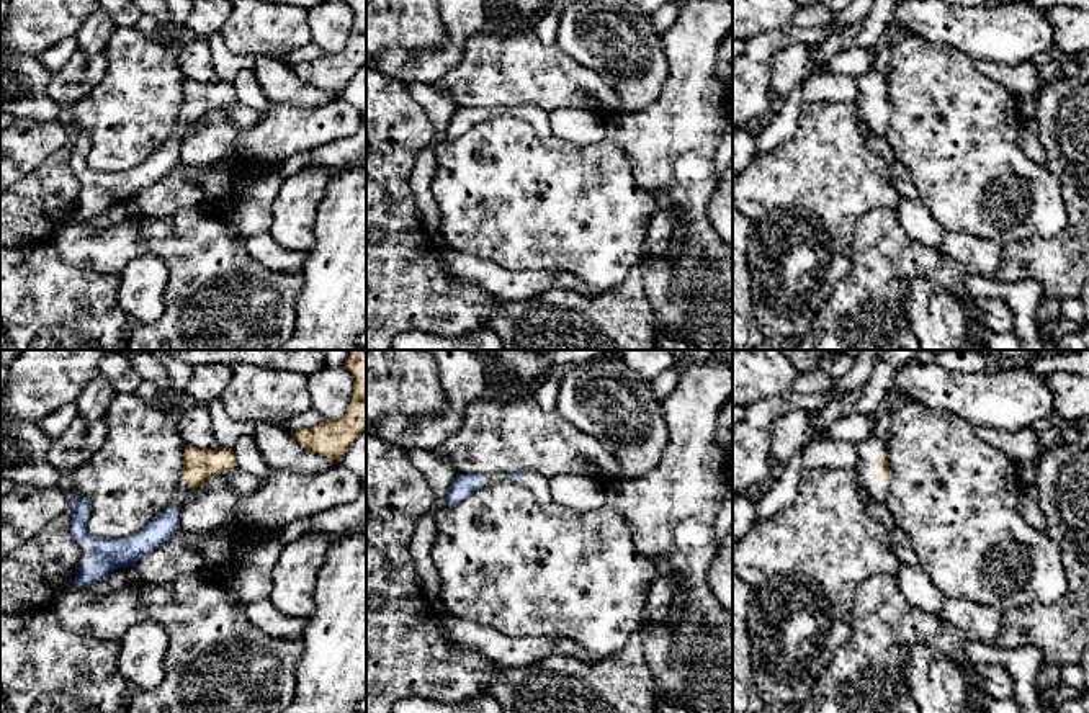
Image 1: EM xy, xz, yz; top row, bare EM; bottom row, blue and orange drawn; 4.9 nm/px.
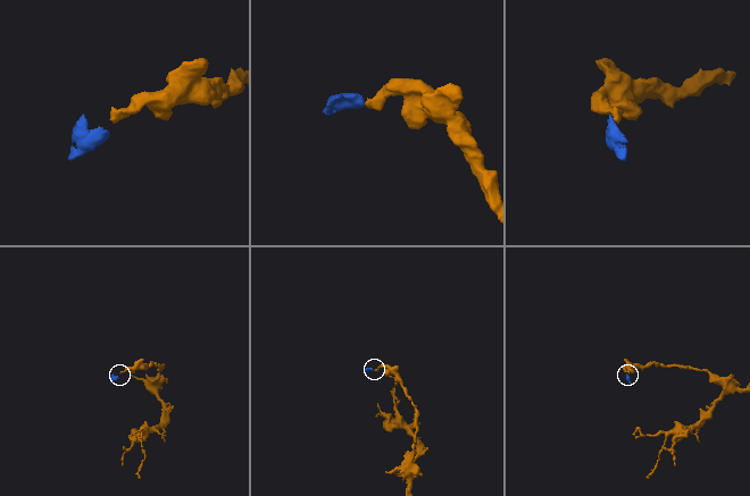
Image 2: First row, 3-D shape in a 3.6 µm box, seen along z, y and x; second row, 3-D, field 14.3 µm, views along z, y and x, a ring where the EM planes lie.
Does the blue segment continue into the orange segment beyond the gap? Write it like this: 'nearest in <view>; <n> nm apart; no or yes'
nearest in xy; 120 nm apart; yes

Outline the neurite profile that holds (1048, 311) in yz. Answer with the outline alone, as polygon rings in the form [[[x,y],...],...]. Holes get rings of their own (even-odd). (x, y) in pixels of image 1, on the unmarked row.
[[[1045,293],[1045,296],[1040,299],[1038,303],[1038,311],[1037,311],[1037,324],[1050,324],[1050,322],[1056,322],[1061,316],[1060,311],[1060,301],[1058,298],[1048,296]]]

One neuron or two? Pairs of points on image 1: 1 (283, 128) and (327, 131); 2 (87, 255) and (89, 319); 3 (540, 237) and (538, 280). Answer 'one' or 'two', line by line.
1: one
2: two
3: two

